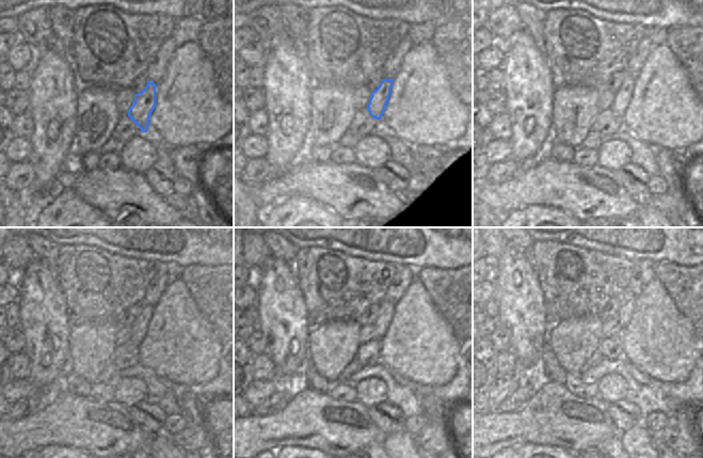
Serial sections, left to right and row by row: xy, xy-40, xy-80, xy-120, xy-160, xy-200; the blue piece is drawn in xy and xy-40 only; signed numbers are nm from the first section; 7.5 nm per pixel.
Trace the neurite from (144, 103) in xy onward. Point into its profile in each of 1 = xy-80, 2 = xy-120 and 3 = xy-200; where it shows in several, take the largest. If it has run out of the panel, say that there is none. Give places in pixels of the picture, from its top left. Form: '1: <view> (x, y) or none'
1: xy-80 (622, 96)
2: xy-120 (138, 329)
3: xy-200 (626, 300)

